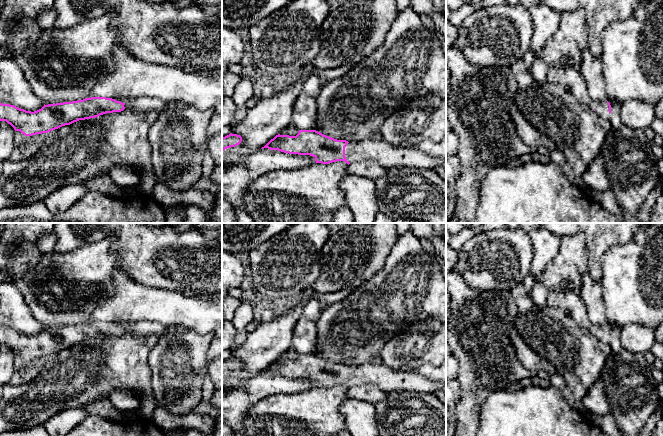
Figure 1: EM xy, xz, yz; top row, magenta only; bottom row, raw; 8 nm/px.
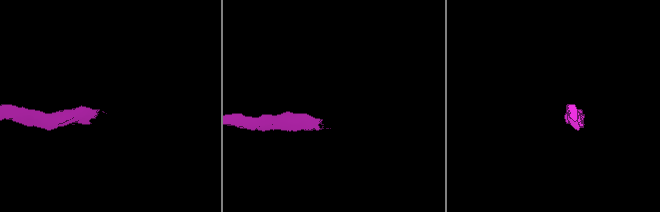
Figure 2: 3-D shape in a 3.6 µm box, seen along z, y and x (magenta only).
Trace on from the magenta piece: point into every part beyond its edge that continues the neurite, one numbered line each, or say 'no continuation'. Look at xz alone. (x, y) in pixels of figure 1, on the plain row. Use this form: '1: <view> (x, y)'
1: xz (385, 378)

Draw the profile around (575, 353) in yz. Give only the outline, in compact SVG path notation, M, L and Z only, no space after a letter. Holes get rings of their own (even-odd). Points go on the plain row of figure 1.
M533 304L525 313L517 315L514 328L531 349L554 366L556 373L563 378L564 384L577 400L583 399L606 365L608 357L601 351L598 340L590 330L579 326L567 313L557 308Z

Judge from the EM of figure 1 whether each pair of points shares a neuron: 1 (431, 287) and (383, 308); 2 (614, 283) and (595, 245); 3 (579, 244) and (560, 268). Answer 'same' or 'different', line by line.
1: same
2: different
3: same

